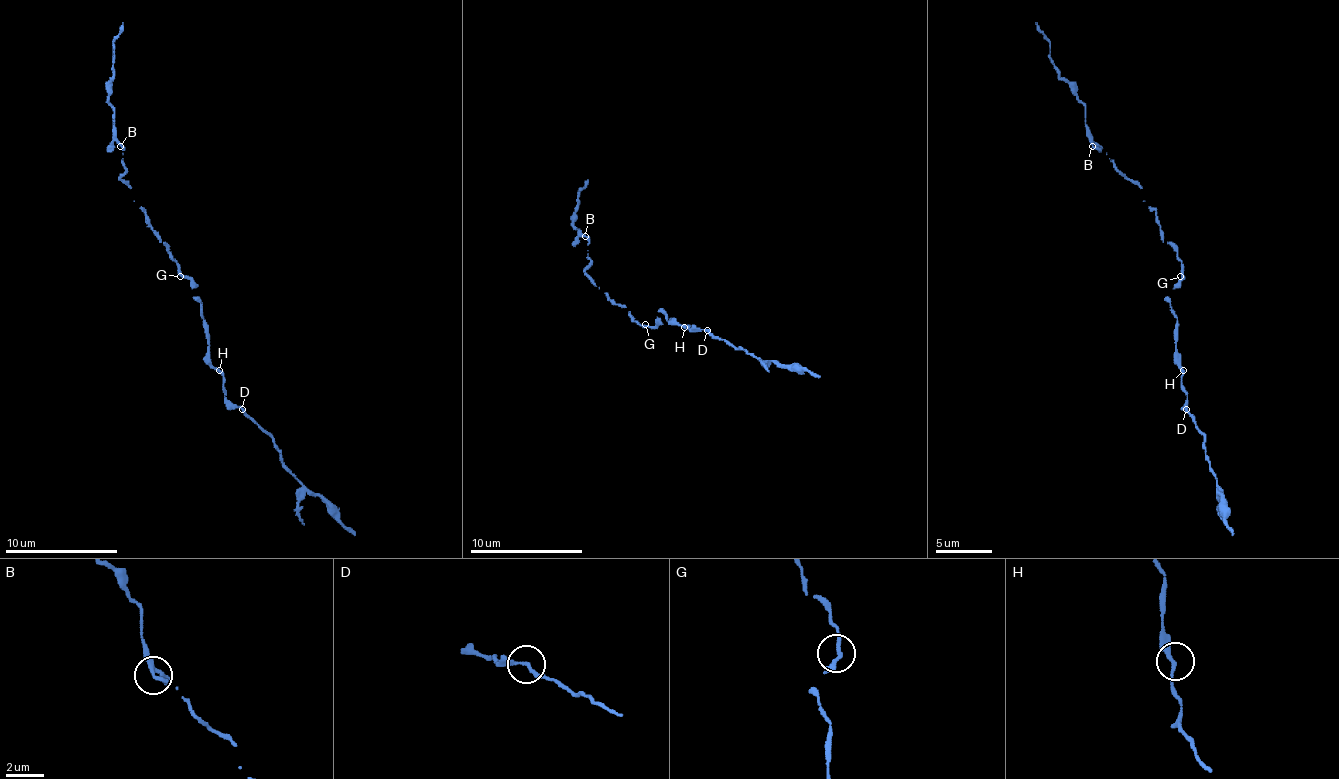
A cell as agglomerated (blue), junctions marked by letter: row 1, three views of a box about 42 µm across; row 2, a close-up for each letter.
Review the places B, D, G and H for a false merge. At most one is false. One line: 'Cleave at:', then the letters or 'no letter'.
Cleave at: no letter

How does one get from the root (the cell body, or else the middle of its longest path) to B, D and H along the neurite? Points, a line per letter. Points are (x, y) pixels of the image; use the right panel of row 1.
B: (1183, 274), (1178, 254), (1163, 240), (1158, 217), (1144, 200), (1141, 189), (1115, 169), (1107, 152), (1093, 146)
D: (1183, 274), (1172, 288), (1169, 310), (1178, 319), (1175, 364), (1180, 370), (1180, 390), (1186, 395), (1186, 409)
H: (1183, 274), (1169, 296), (1169, 310), (1178, 319), (1175, 361), (1183, 370)

